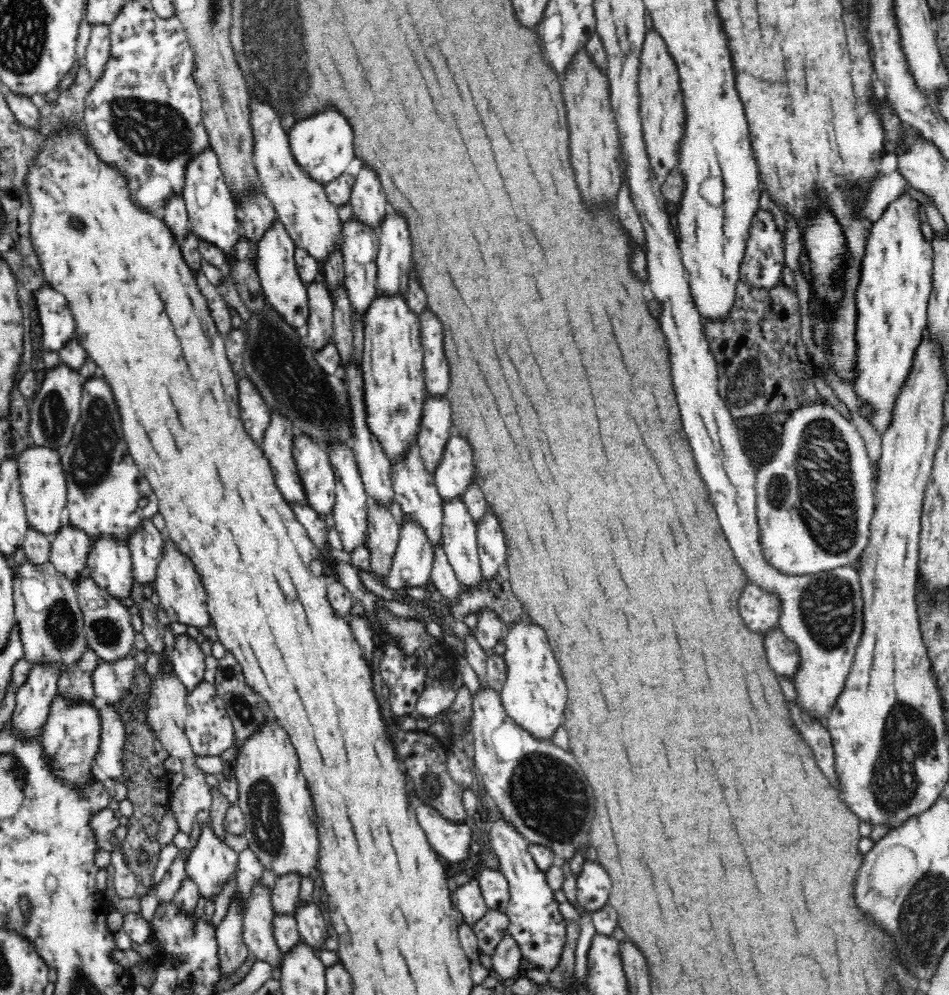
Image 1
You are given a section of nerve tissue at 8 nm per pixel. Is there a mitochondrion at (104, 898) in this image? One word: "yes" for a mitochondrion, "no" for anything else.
no

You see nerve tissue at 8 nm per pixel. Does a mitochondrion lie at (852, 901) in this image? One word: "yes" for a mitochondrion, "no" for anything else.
no

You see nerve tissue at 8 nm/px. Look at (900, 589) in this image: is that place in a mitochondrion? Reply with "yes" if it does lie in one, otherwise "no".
no

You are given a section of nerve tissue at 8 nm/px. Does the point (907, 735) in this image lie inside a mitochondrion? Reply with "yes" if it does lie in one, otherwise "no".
yes

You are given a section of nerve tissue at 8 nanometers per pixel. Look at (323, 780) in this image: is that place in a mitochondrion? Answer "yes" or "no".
no

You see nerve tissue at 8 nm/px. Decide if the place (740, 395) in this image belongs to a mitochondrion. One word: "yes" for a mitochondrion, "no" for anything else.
yes

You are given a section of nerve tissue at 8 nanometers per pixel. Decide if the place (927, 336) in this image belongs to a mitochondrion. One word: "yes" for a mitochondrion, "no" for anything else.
no

